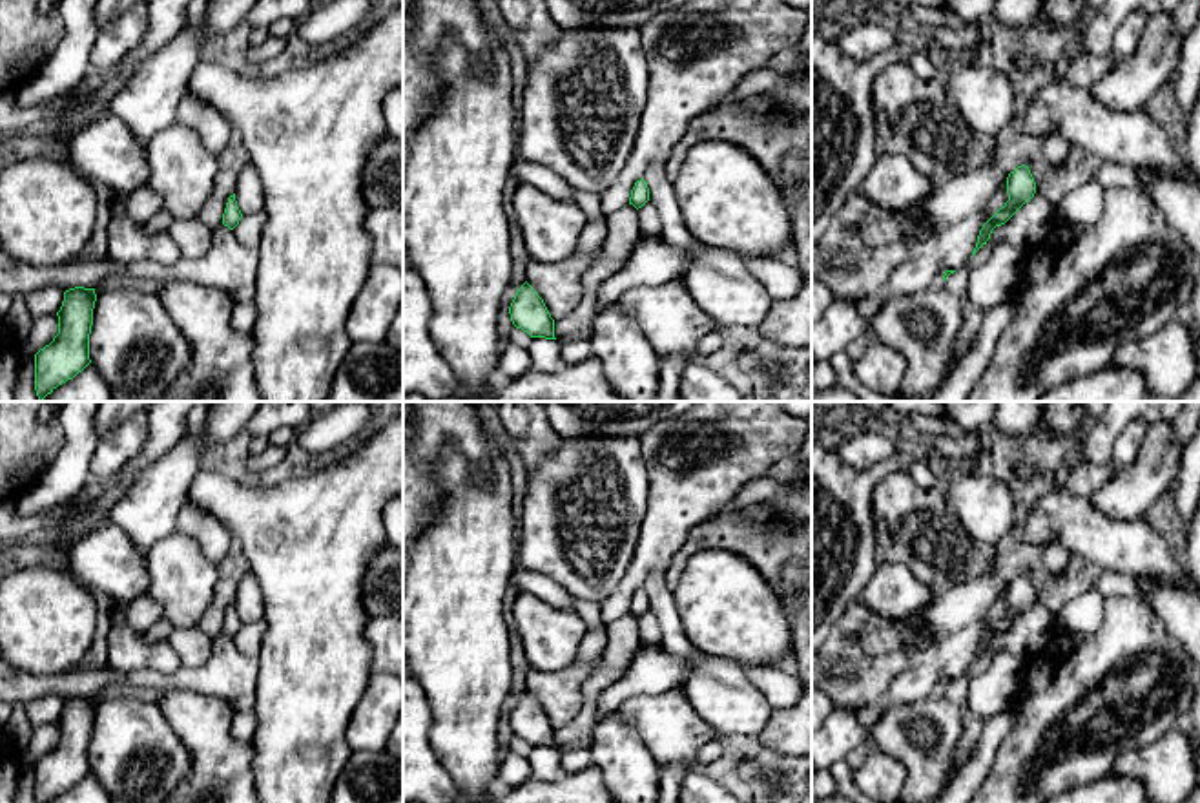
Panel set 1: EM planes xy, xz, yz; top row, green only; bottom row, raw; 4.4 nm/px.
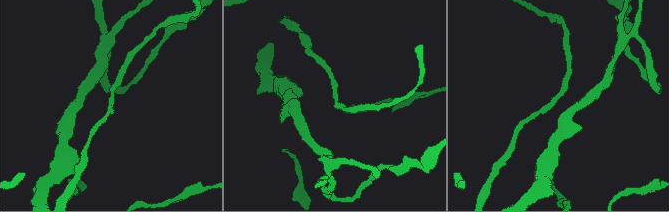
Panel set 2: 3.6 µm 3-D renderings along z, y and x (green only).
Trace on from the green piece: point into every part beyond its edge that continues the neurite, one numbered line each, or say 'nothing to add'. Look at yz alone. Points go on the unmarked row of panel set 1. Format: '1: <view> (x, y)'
nothing to add

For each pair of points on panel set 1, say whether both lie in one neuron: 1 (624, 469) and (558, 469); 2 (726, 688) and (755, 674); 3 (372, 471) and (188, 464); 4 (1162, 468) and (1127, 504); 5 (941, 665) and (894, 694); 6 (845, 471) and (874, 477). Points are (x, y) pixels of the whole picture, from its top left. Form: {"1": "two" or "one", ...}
{"1": "one", "2": "two", "3": "two", "4": "one", "5": "one", "6": "one"}

